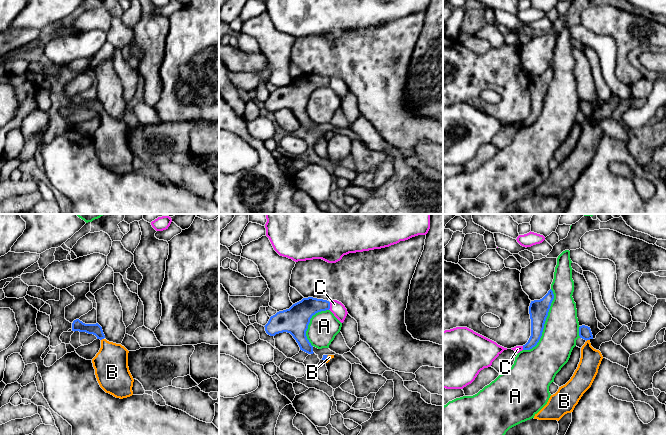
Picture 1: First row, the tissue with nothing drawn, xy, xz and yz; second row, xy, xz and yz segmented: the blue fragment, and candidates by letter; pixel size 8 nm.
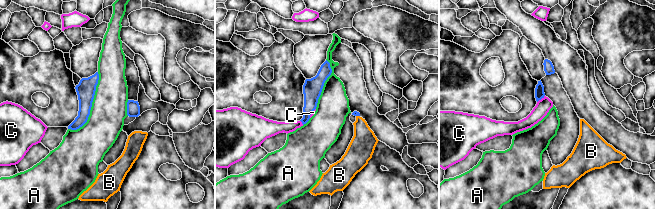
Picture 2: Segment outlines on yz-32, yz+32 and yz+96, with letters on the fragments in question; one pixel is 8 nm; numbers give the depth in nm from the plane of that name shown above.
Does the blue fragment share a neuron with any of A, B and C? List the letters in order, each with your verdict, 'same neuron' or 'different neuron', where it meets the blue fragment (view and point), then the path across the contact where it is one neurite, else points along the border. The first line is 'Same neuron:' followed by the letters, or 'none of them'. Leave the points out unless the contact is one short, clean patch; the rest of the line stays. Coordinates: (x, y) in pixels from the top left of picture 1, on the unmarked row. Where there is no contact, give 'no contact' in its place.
Same neuron: B
A: different neuron; contact yz (544, 99)
B: same neuron; contact yz (587, 115); way yz (585, 109), (587, 115), (587, 128), (590, 136)
C: different neuron; contact xz (329, 82); border xz (330, 78), (328, 85)

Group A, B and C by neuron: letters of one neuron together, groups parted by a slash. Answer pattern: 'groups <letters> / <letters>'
groups A / B / C

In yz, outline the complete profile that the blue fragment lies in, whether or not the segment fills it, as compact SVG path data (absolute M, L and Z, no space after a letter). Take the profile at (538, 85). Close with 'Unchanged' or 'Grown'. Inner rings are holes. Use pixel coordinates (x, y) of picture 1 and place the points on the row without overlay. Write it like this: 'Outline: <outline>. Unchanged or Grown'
Outline: M550 65L542 75L531 77L529 82L529 90L531 95L531 112L528 118L523 121L523 126L530 126L539 118L553 75L554 70Z. Unchanged

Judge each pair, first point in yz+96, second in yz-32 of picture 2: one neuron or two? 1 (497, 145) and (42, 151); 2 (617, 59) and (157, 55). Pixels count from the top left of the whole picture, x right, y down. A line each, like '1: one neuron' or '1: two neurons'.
1: two neurons
2: two neurons

